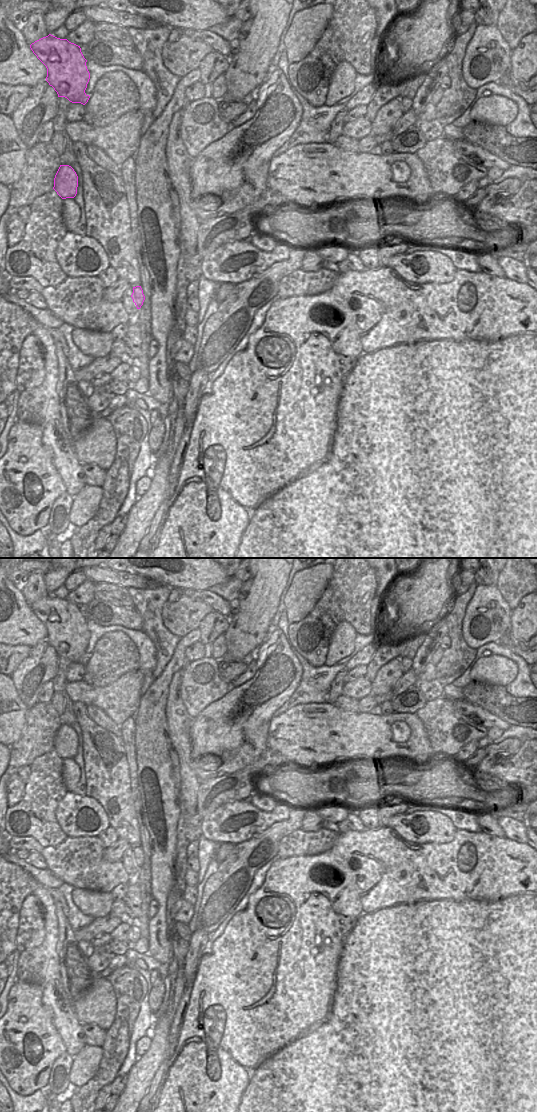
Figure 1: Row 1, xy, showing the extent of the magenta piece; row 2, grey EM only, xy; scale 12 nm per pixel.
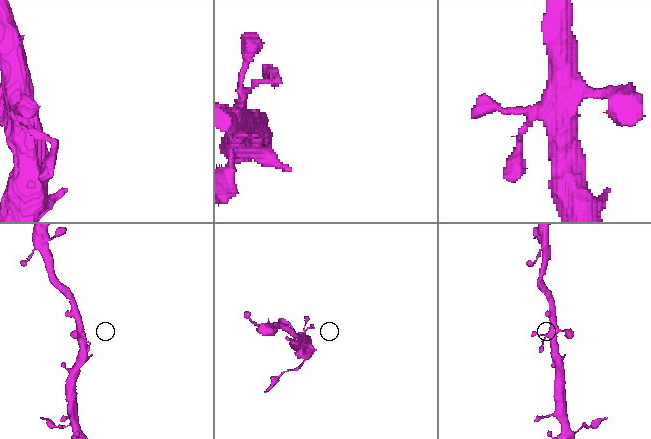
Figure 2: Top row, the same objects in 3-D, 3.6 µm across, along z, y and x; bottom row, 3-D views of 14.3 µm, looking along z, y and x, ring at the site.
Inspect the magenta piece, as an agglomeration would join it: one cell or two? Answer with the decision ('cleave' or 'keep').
keep

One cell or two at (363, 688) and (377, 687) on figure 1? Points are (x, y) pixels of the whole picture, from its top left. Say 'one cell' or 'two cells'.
two cells

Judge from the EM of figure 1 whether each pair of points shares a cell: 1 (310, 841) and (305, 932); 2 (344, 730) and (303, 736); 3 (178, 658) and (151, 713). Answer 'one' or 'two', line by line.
1: two
2: one
3: one

